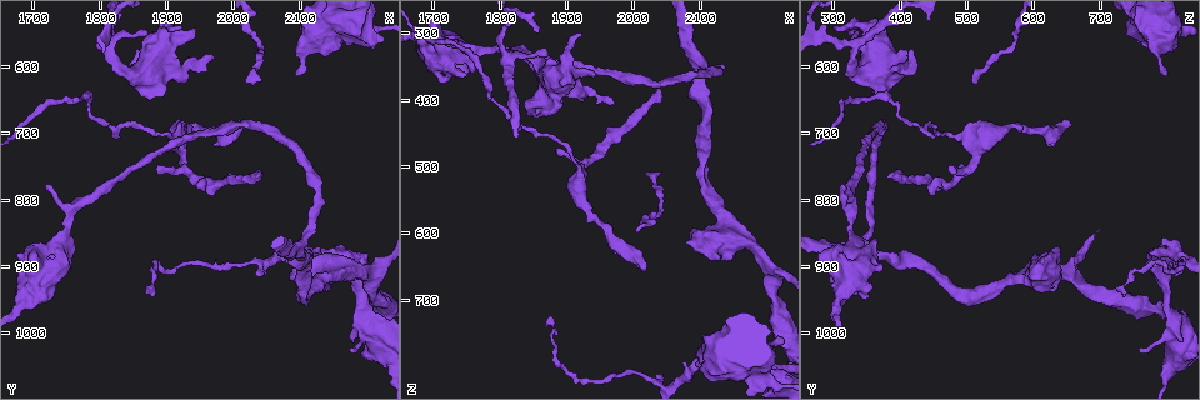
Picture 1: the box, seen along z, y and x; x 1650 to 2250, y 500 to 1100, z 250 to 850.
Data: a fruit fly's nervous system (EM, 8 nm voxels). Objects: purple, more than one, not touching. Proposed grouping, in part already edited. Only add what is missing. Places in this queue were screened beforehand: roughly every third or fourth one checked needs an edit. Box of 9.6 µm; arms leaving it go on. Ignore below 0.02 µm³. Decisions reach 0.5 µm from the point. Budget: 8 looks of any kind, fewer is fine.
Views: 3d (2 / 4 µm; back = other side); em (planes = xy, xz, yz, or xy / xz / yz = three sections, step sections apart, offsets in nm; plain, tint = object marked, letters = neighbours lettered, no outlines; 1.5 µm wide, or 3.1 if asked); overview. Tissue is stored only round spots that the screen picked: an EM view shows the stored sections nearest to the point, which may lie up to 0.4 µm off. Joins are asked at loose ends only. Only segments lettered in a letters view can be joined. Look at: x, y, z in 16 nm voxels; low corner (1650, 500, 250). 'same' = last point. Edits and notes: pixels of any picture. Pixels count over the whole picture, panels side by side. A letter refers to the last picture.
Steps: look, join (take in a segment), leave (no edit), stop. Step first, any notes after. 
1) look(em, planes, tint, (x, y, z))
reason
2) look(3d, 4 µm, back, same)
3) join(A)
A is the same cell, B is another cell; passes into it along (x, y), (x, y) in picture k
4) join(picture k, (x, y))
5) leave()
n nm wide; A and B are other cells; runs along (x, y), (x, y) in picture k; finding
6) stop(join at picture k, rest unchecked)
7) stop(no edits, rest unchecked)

look(3d, 2 µm, (2015, 690, 655))
end of a long branch

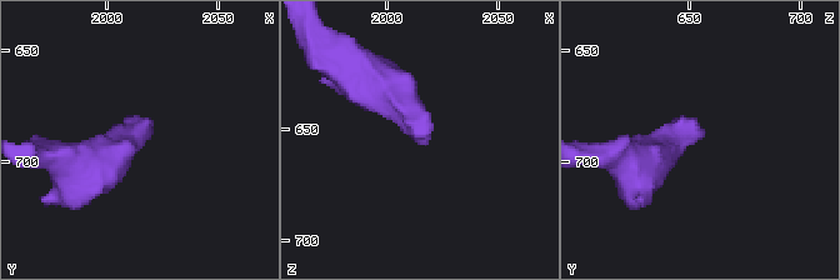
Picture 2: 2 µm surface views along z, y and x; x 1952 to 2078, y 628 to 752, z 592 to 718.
look(em, planes, letters, (2017, 687, 657))
now the EM

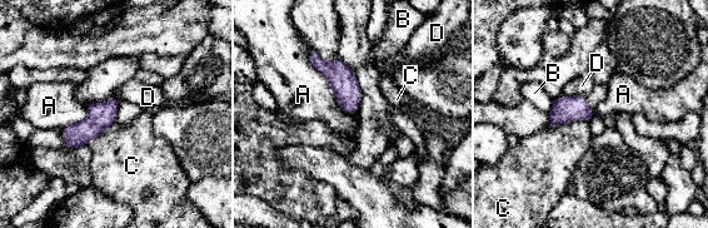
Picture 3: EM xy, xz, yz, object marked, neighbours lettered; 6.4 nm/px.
leave()
A, B, C and D are other cells; border along (307, 51), (335, 102), (353, 115) in picture 3; no lettered segment goes on from it

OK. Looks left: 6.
look(3d, 4 µm, (2035, 915, 815))
branch stops here

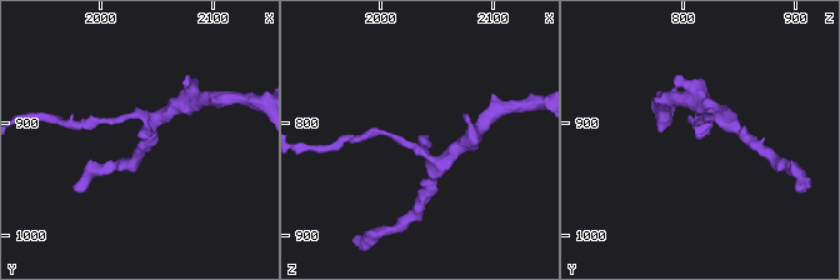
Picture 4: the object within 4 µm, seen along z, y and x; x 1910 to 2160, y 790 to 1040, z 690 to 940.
look(em, xz, step 4, letters, (2032, 914, 814))

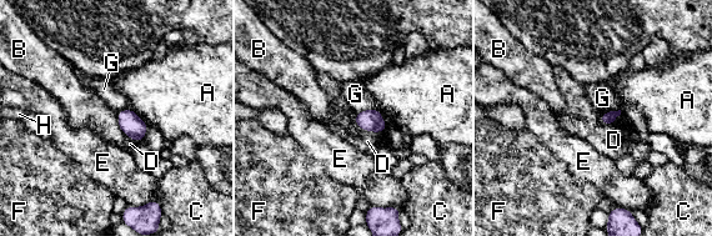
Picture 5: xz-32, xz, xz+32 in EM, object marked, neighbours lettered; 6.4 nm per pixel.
leave()
D touches over 240 nm; A, B, C, D, E, F, G and H are other cells; no lettered segment goes on from it

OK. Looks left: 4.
look(em, xy, step 8, tint, (1720, 775, 310))
branch stops here

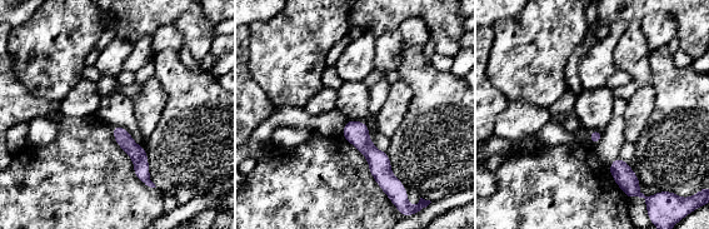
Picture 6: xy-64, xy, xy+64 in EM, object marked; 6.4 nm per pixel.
look(em, planes, letters, same)

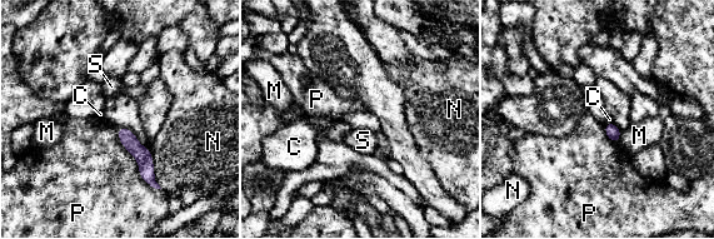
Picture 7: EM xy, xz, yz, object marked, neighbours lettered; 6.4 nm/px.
leave()
C, M, N, P and S are other cells; runs along (120, 130), (143, 155), (153, 182) in picture 7; no lettered segment goes on from it

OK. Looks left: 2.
stop(no edits, rest unchecked)

